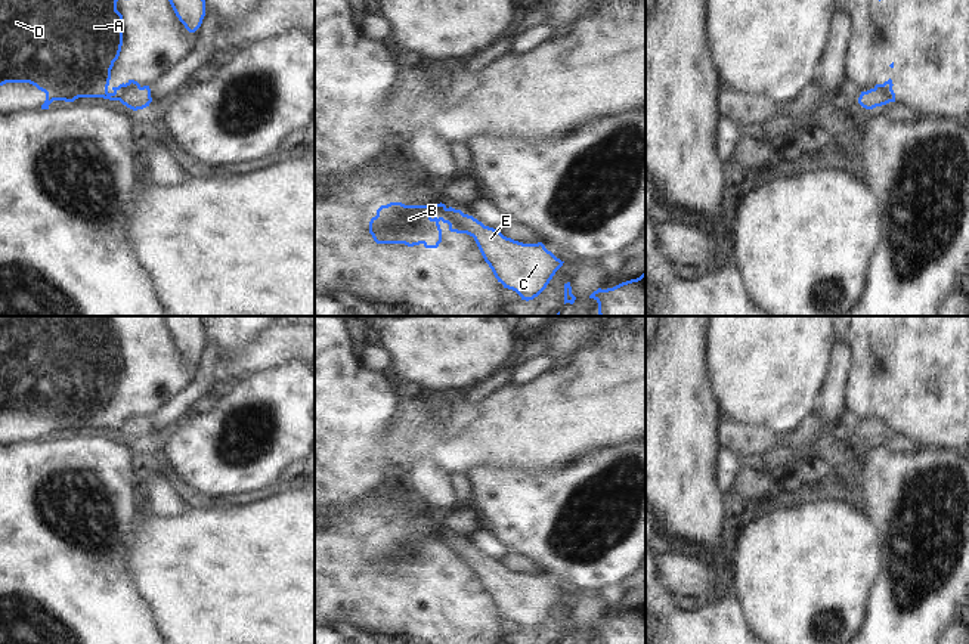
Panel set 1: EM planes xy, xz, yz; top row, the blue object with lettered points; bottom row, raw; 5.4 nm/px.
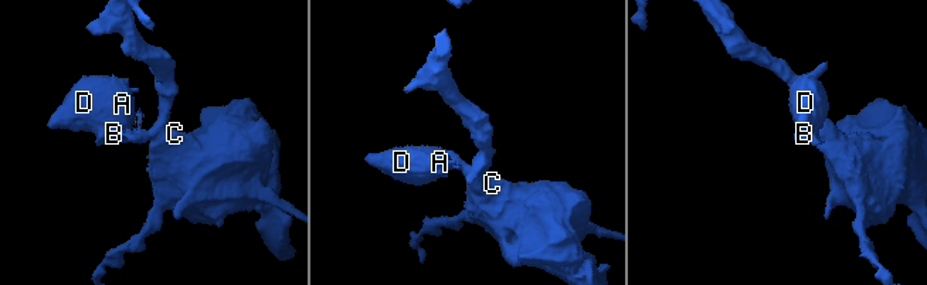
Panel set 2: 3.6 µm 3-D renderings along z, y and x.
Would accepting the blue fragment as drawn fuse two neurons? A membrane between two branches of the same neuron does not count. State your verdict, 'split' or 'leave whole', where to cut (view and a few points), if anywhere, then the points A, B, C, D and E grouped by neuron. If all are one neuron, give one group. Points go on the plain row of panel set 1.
split; cut xz (446, 539), (467, 563); groups A B D / C E

